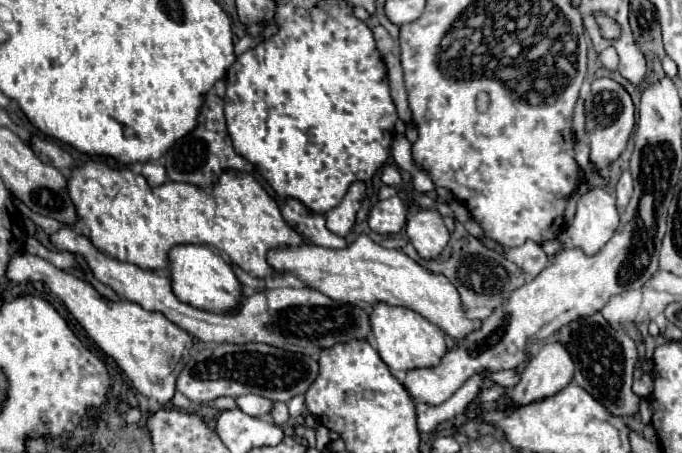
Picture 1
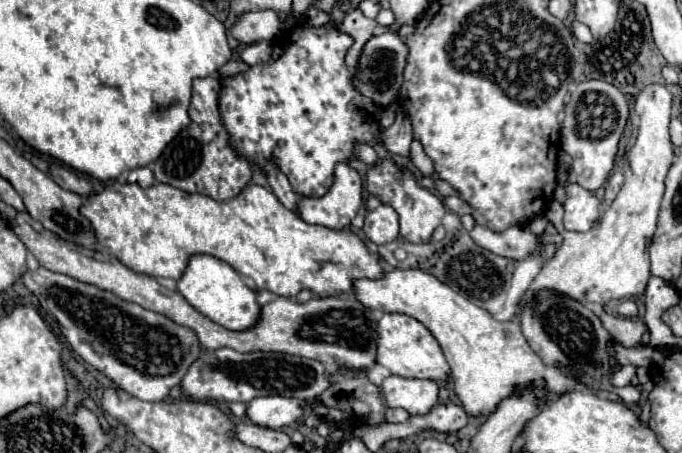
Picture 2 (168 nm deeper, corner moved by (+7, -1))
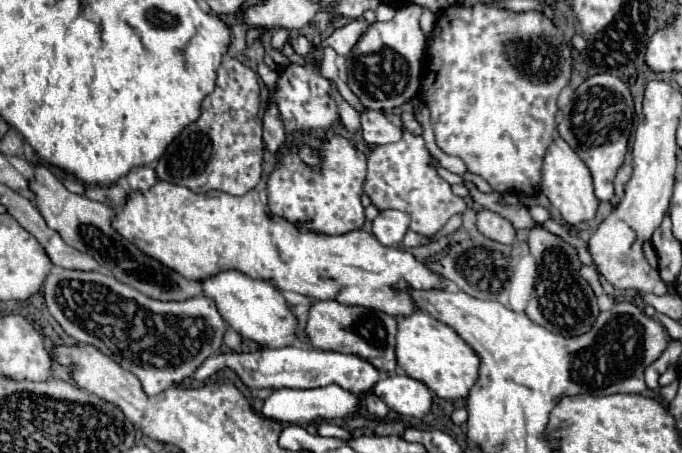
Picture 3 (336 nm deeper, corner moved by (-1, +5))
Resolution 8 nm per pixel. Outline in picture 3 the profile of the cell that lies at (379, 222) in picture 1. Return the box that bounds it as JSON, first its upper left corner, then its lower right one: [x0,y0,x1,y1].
[372,210,410,246]

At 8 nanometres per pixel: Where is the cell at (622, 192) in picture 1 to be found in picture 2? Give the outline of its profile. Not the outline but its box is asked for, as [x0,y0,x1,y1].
[604,172,624,206]

